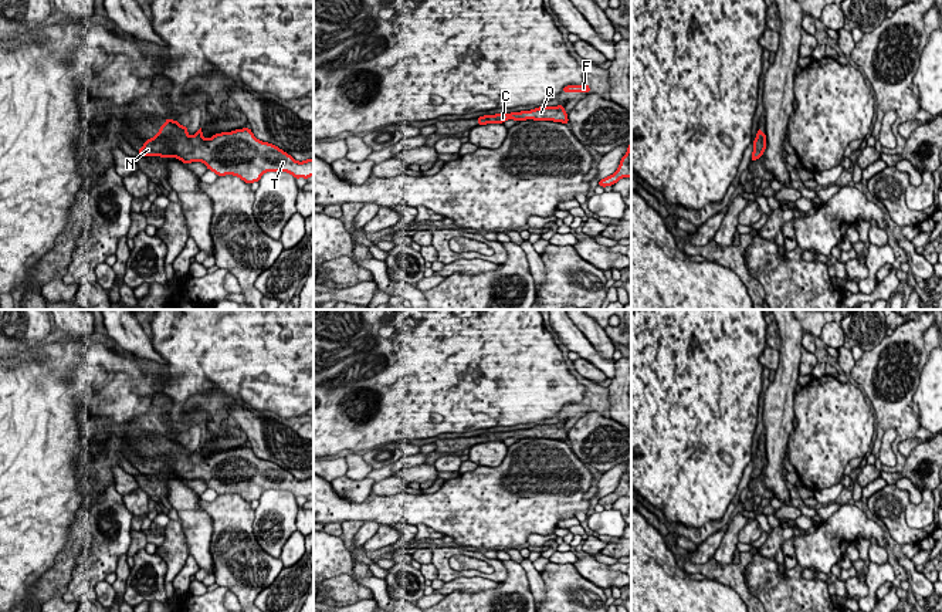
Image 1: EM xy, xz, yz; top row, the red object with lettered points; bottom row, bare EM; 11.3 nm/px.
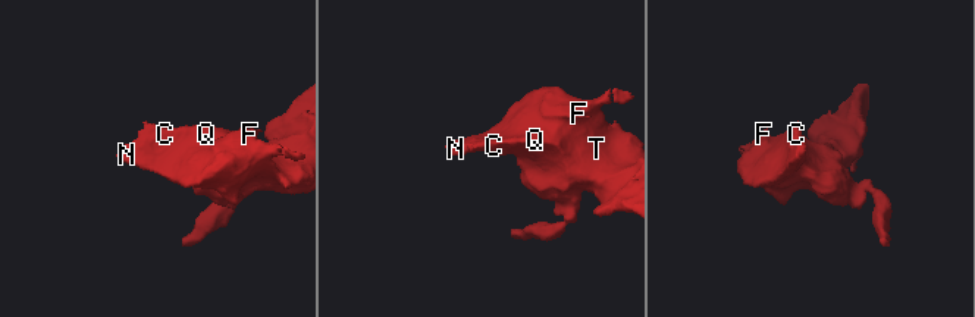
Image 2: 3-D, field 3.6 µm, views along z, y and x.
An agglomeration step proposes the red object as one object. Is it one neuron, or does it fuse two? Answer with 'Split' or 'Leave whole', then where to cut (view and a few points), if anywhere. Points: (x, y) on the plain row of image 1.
Leave whole. No split

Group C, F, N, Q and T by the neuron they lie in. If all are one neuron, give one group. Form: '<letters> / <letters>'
C F N Q T

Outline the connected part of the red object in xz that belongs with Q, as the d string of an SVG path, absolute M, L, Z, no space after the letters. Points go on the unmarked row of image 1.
M563 422L558 425L539 425L531 429L521 429L521 430L484 433L477 436L477 440L478 443L504 442L508 437L514 437L516 440L526 437L553 439L569 443L567 430L565 429Z

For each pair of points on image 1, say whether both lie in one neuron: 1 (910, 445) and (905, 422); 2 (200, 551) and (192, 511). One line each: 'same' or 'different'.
1: different
2: same

